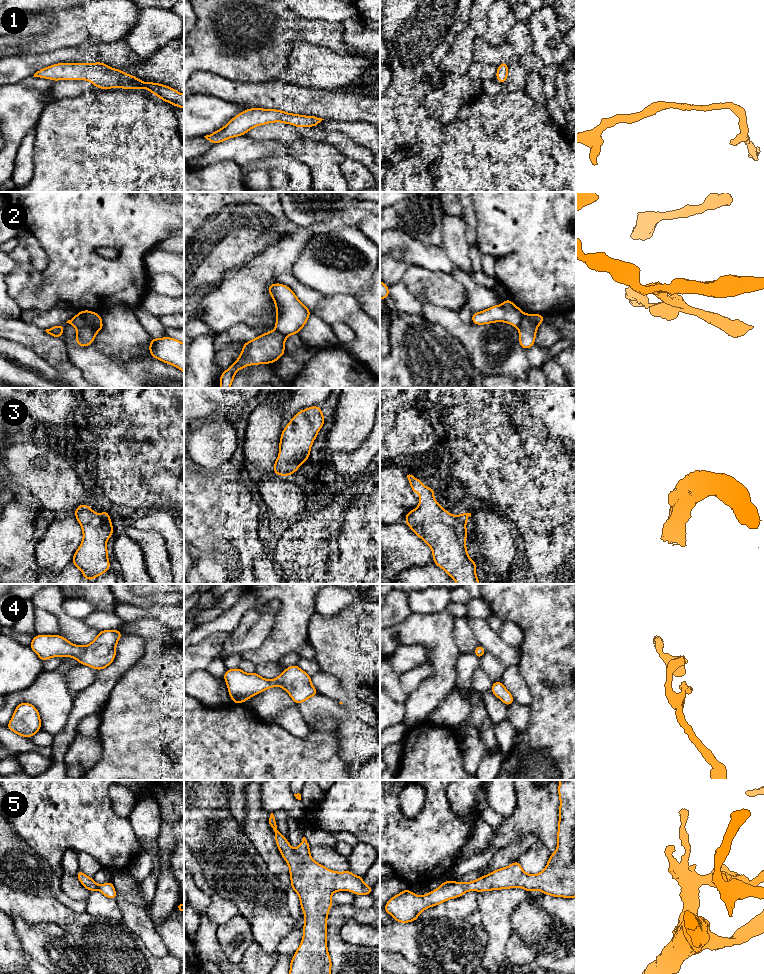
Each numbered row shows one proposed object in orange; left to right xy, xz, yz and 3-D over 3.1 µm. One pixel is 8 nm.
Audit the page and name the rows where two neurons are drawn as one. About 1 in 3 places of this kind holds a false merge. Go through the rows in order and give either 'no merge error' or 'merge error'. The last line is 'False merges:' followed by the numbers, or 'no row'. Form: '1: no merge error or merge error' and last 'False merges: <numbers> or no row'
1: no merge error
2: merge error
3: no merge error
4: no merge error
5: no merge error
False merges: 2

